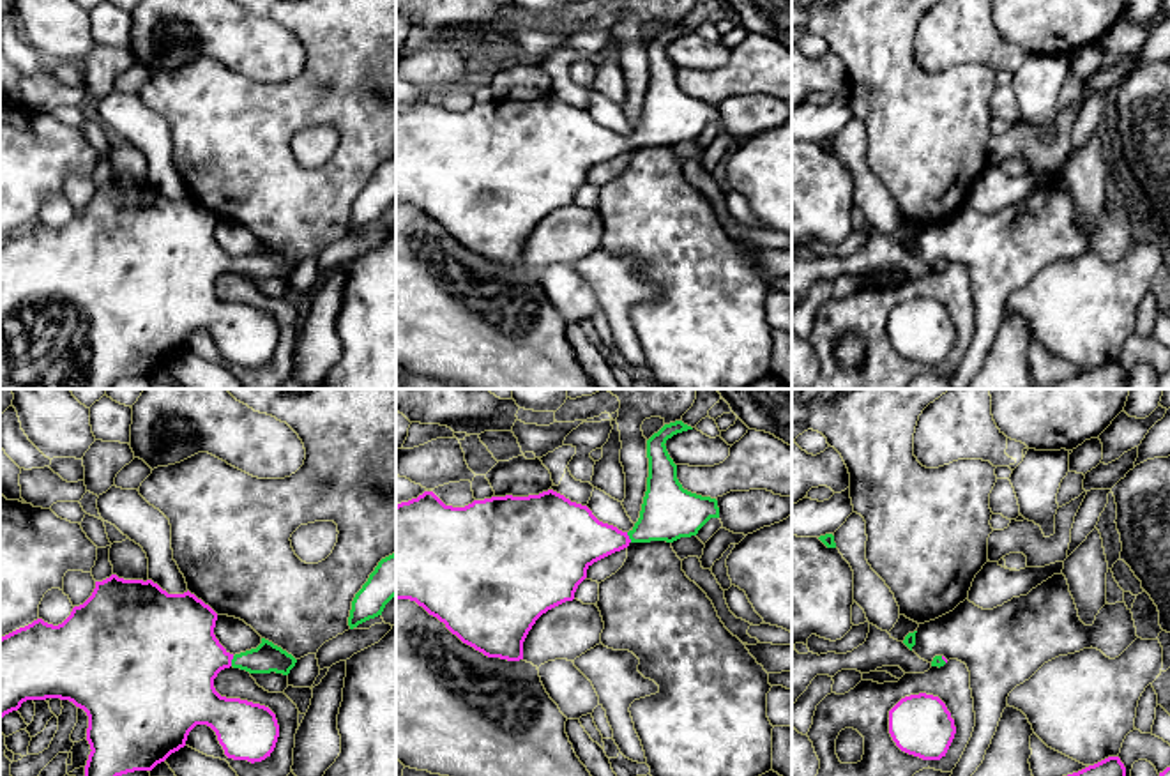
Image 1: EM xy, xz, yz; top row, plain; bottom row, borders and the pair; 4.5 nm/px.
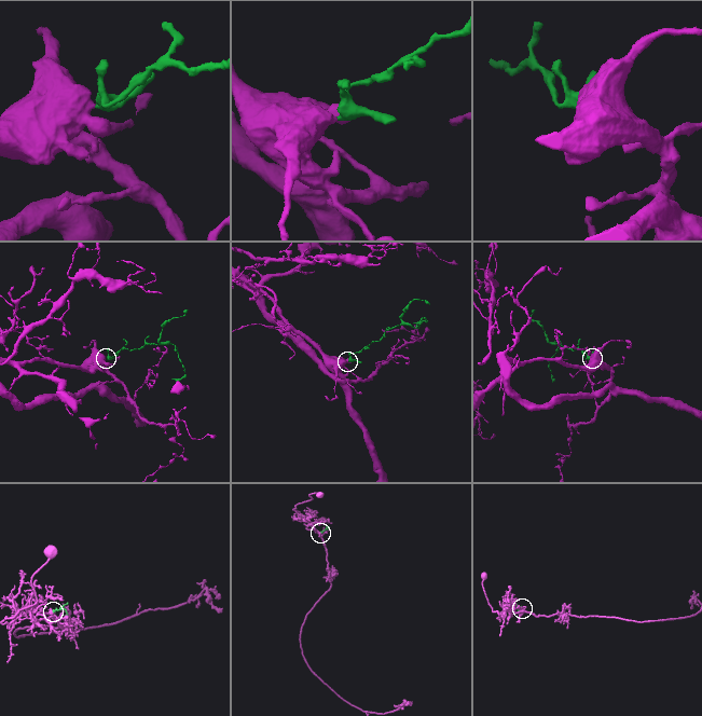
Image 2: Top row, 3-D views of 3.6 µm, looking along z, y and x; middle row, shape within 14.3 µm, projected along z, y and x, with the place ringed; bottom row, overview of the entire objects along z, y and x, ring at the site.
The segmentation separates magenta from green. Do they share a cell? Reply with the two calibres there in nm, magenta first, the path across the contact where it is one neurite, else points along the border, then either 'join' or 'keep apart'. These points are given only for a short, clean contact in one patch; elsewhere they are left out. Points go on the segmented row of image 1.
400 nm thick on the magenta side, 140 nm on the other; runs through xy (175, 656), (230, 661), (265, 658); join

